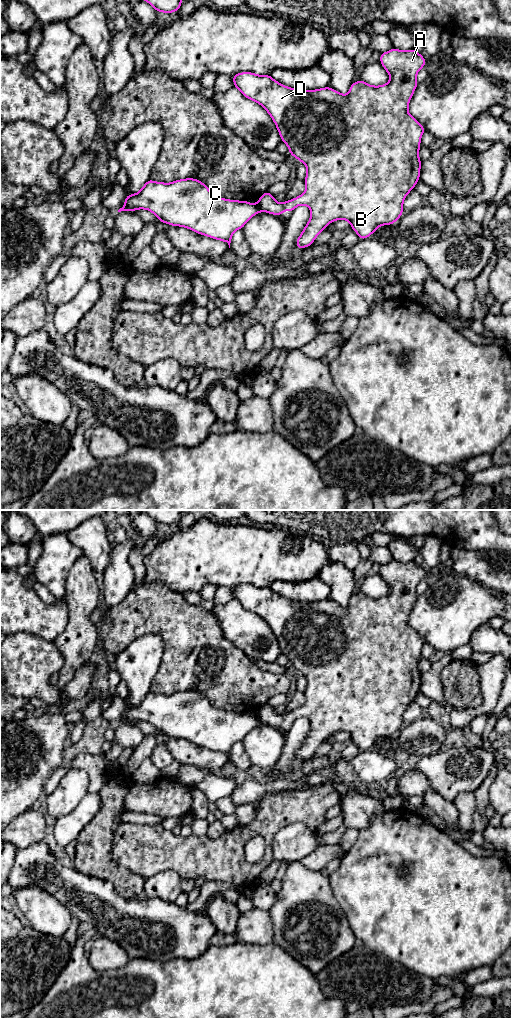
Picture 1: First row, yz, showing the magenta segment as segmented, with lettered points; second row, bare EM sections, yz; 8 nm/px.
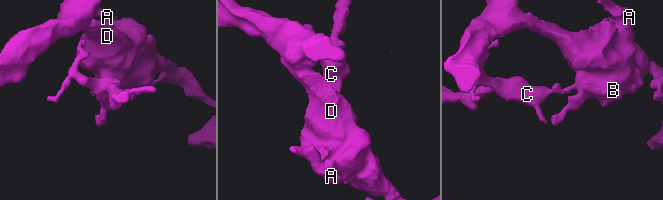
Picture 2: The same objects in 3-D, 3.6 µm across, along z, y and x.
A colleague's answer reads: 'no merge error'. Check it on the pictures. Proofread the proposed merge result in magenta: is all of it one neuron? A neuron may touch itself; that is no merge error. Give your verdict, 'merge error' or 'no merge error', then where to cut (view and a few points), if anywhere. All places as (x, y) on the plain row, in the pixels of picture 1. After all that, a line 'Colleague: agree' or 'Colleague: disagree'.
merge error | yz (257, 715), (262, 722)
Colleague: disagree

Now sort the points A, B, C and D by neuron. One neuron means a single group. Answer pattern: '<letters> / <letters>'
A B D / C

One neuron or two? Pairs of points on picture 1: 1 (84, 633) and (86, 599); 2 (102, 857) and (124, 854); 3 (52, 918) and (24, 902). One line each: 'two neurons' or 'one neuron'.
1: one neuron
2: two neurons
3: one neuron

